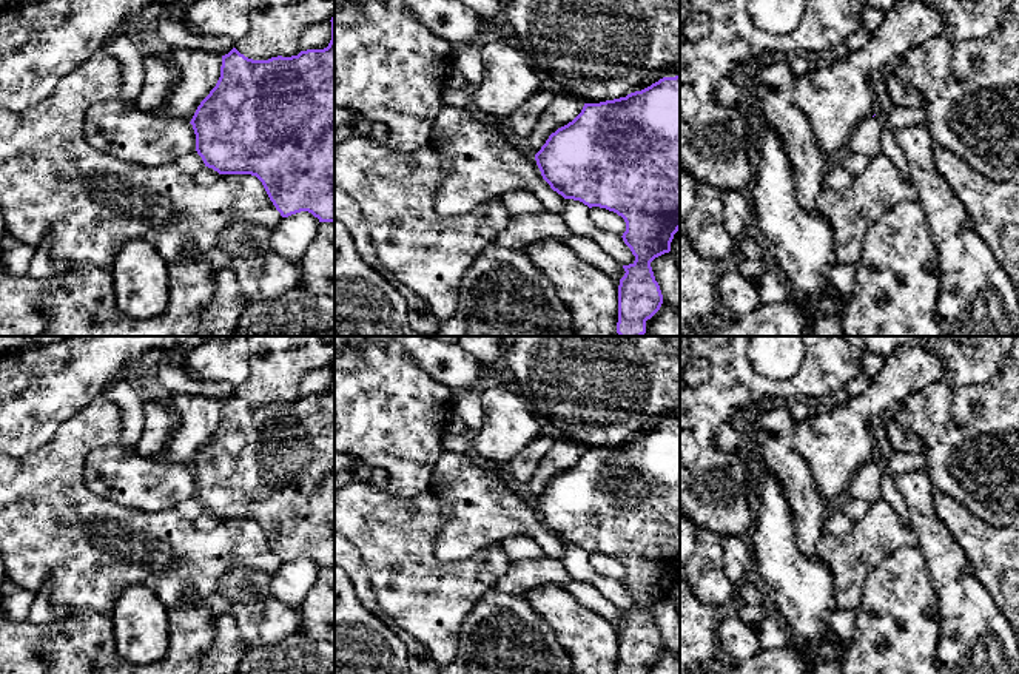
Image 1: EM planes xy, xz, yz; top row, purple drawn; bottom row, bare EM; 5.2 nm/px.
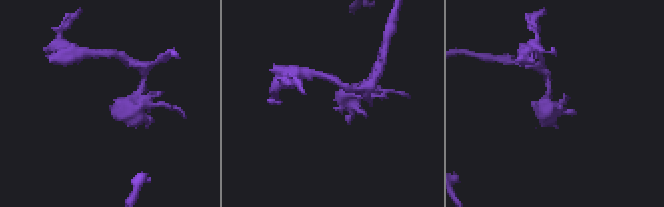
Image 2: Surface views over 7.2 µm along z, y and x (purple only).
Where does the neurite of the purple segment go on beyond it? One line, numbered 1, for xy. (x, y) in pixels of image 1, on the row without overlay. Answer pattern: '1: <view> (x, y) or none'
1: none

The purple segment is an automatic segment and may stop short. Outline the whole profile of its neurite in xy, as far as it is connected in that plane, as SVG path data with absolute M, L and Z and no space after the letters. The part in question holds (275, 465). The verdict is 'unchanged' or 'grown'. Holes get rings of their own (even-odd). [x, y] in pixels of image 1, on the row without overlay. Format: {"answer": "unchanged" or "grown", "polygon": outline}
{"answer": "unchanged", "polygon": "M335 361L330 367L331 386L324 395L268 406L248 404L236 393L222 401L220 423L190 469L205 512L219 520L256 521L282 563L308 557L319 568L335 569Z"}

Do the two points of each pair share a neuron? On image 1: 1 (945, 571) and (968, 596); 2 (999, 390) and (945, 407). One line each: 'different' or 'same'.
1: same
2: same

